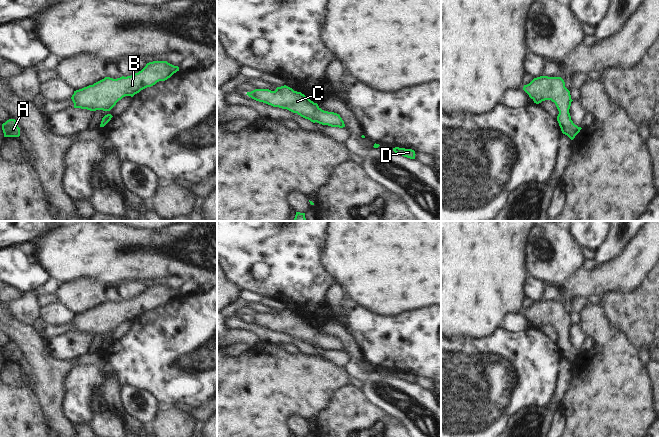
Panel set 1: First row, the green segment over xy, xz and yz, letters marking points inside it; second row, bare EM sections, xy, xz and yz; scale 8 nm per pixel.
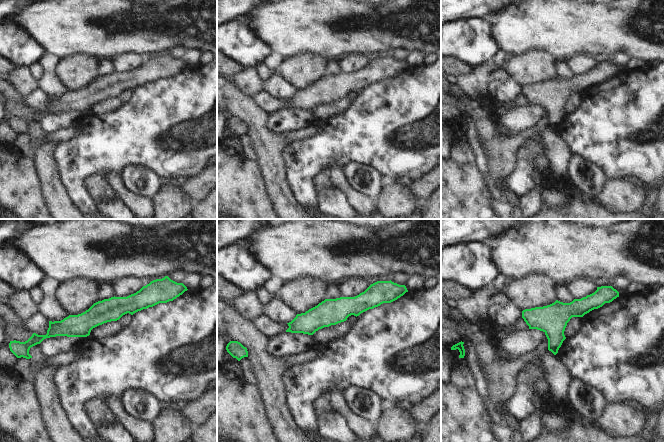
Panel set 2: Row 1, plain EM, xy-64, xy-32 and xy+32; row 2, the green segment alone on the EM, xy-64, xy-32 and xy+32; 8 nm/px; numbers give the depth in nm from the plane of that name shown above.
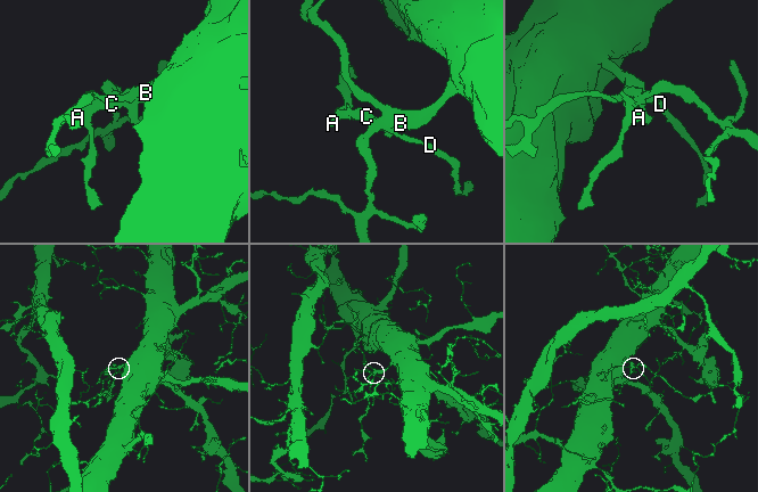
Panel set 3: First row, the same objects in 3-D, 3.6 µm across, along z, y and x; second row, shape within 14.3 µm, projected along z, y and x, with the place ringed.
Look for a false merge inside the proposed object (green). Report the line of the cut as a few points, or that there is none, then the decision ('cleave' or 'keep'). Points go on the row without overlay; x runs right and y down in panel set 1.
cut none; keep

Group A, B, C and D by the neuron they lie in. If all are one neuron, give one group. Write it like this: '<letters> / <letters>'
A B C D

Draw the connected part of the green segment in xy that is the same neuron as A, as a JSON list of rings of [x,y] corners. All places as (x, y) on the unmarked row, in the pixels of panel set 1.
[[[9,343],[5,347],[2,348],[2,354],[4,357],[4,361],[19,361],[20,360],[20,352],[16,347],[15,343]]]

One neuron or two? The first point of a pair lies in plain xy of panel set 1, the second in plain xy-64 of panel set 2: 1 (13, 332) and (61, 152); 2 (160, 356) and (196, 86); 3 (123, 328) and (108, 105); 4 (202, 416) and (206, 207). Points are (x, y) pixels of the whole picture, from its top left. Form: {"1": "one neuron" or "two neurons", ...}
{"1": "two neurons", "2": "one neuron", "3": "one neuron", "4": "two neurons"}

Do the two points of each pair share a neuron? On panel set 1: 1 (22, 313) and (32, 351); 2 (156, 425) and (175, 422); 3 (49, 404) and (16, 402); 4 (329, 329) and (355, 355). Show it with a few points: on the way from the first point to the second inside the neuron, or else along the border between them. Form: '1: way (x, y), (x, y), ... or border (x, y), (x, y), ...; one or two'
1: border (10, 313), (17, 320), (30, 326); two
2: way (161, 425), (170, 424); one
3: border (34, 393), (47, 425); two
4: way (337, 330), (349, 342), (351, 347); one

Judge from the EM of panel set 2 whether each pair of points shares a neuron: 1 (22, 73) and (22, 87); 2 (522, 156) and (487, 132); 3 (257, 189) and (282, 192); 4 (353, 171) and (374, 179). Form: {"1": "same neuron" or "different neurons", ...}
{"1": "same neuron", "2": "different neurons", "3": "different neurons", "4": "same neuron"}

